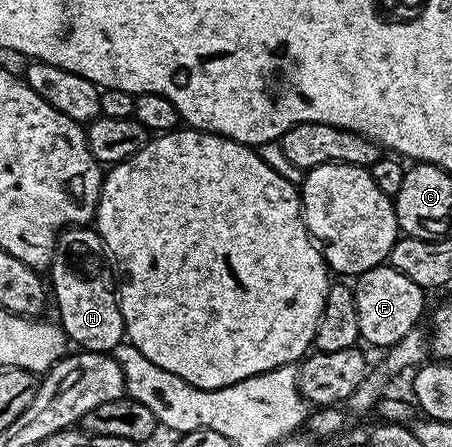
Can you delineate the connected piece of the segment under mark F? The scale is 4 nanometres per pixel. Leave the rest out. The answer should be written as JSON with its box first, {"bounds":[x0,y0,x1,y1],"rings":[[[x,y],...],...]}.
{"bounds":[355,263,425,347],"rings":[[[382,263],[376,269],[368,269],[356,278],[355,292],[359,311],[360,340],[370,341],[373,347],[388,347],[418,328],[417,320],[425,309],[425,297],[421,286],[407,275]]]}

